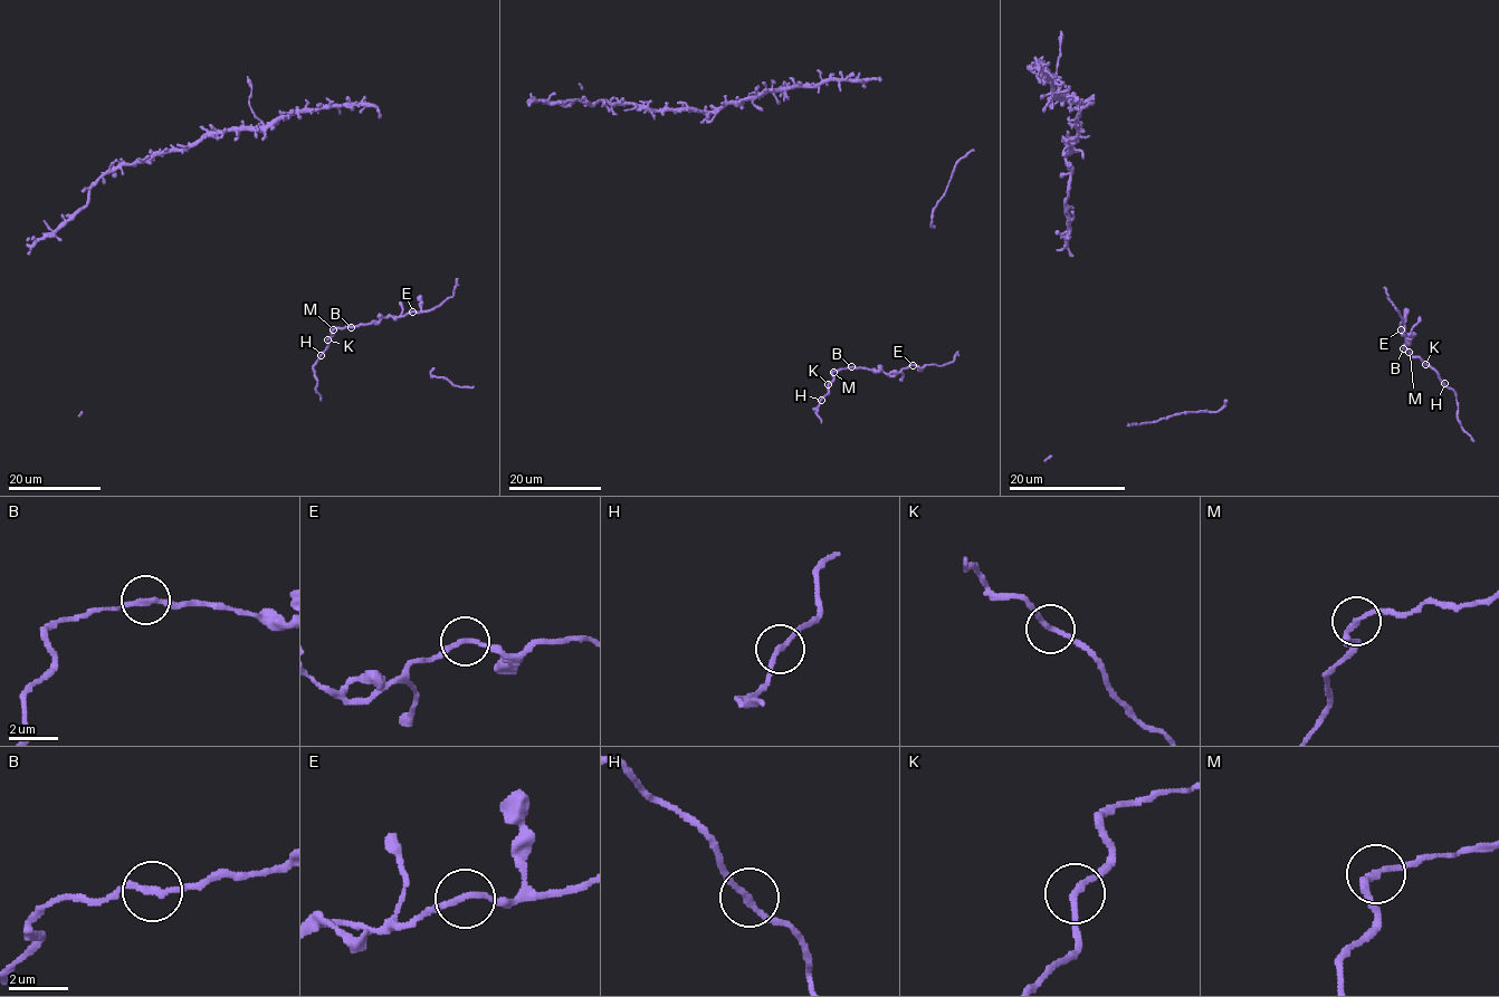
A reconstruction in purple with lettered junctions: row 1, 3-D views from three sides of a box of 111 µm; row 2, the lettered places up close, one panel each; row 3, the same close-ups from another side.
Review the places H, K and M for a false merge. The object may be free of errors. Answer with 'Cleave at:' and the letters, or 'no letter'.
Cleave at: no letter

